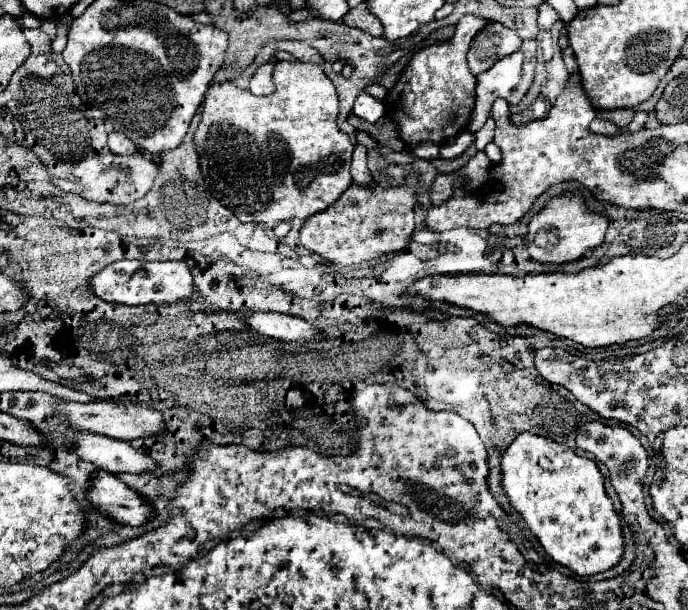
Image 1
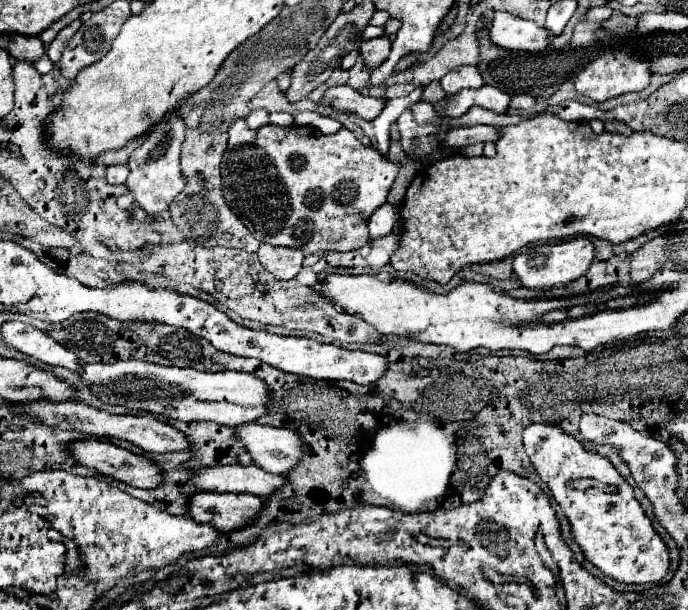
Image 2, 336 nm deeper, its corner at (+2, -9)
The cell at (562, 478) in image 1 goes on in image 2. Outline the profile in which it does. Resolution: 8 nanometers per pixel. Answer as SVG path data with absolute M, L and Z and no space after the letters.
M533 423L523 431L523 445L525 451L541 477L541 481L549 487L551 495L563 509L565 517L571 525L571 535L581 547L585 559L593 563L599 571L603 571L607 577L619 581L619 583L659 583L669 569L669 553L661 537L653 531L649 517L641 509L641 505L635 501L633 489L623 481L623 477L617 473L617 469L601 455L595 455L591 451L585 451L583 445L567 435L557 425L543 425Z

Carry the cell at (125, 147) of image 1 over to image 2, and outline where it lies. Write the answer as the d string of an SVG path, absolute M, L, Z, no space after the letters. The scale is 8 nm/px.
M111 165L107 167L107 181L109 183L125 183L129 177L127 165Z

